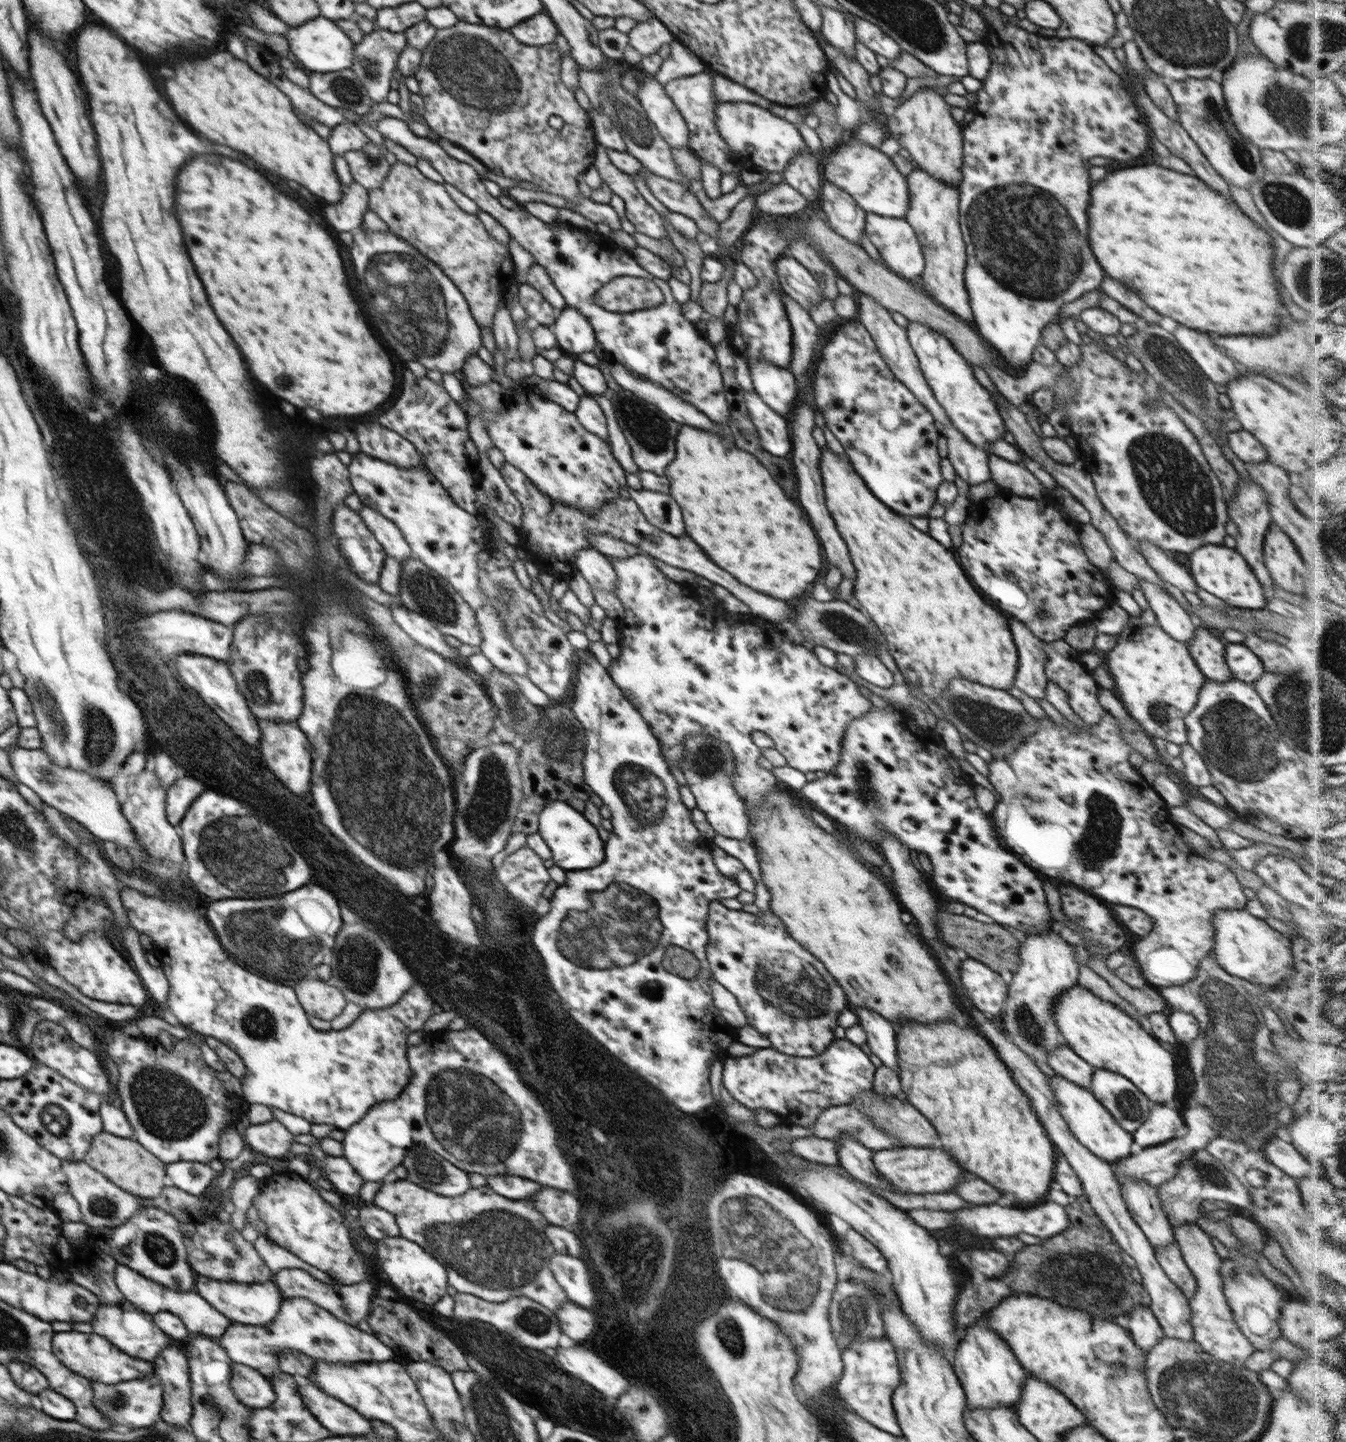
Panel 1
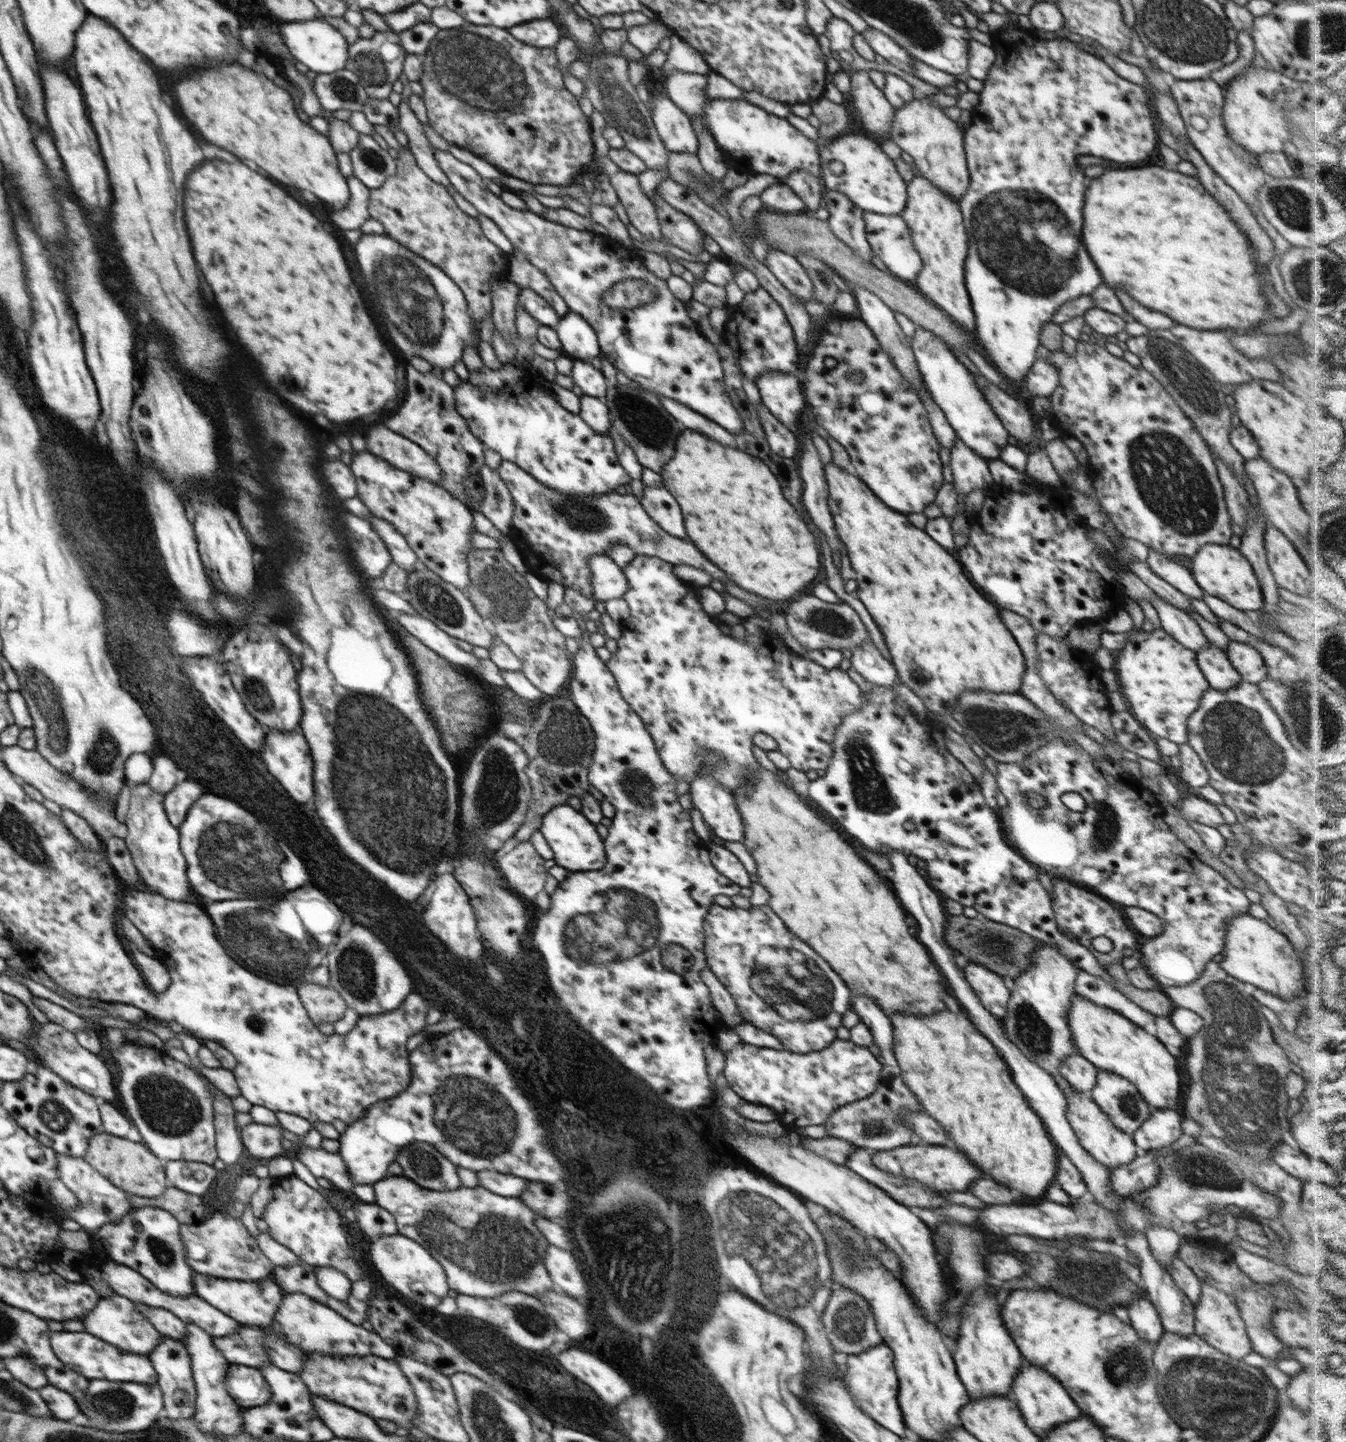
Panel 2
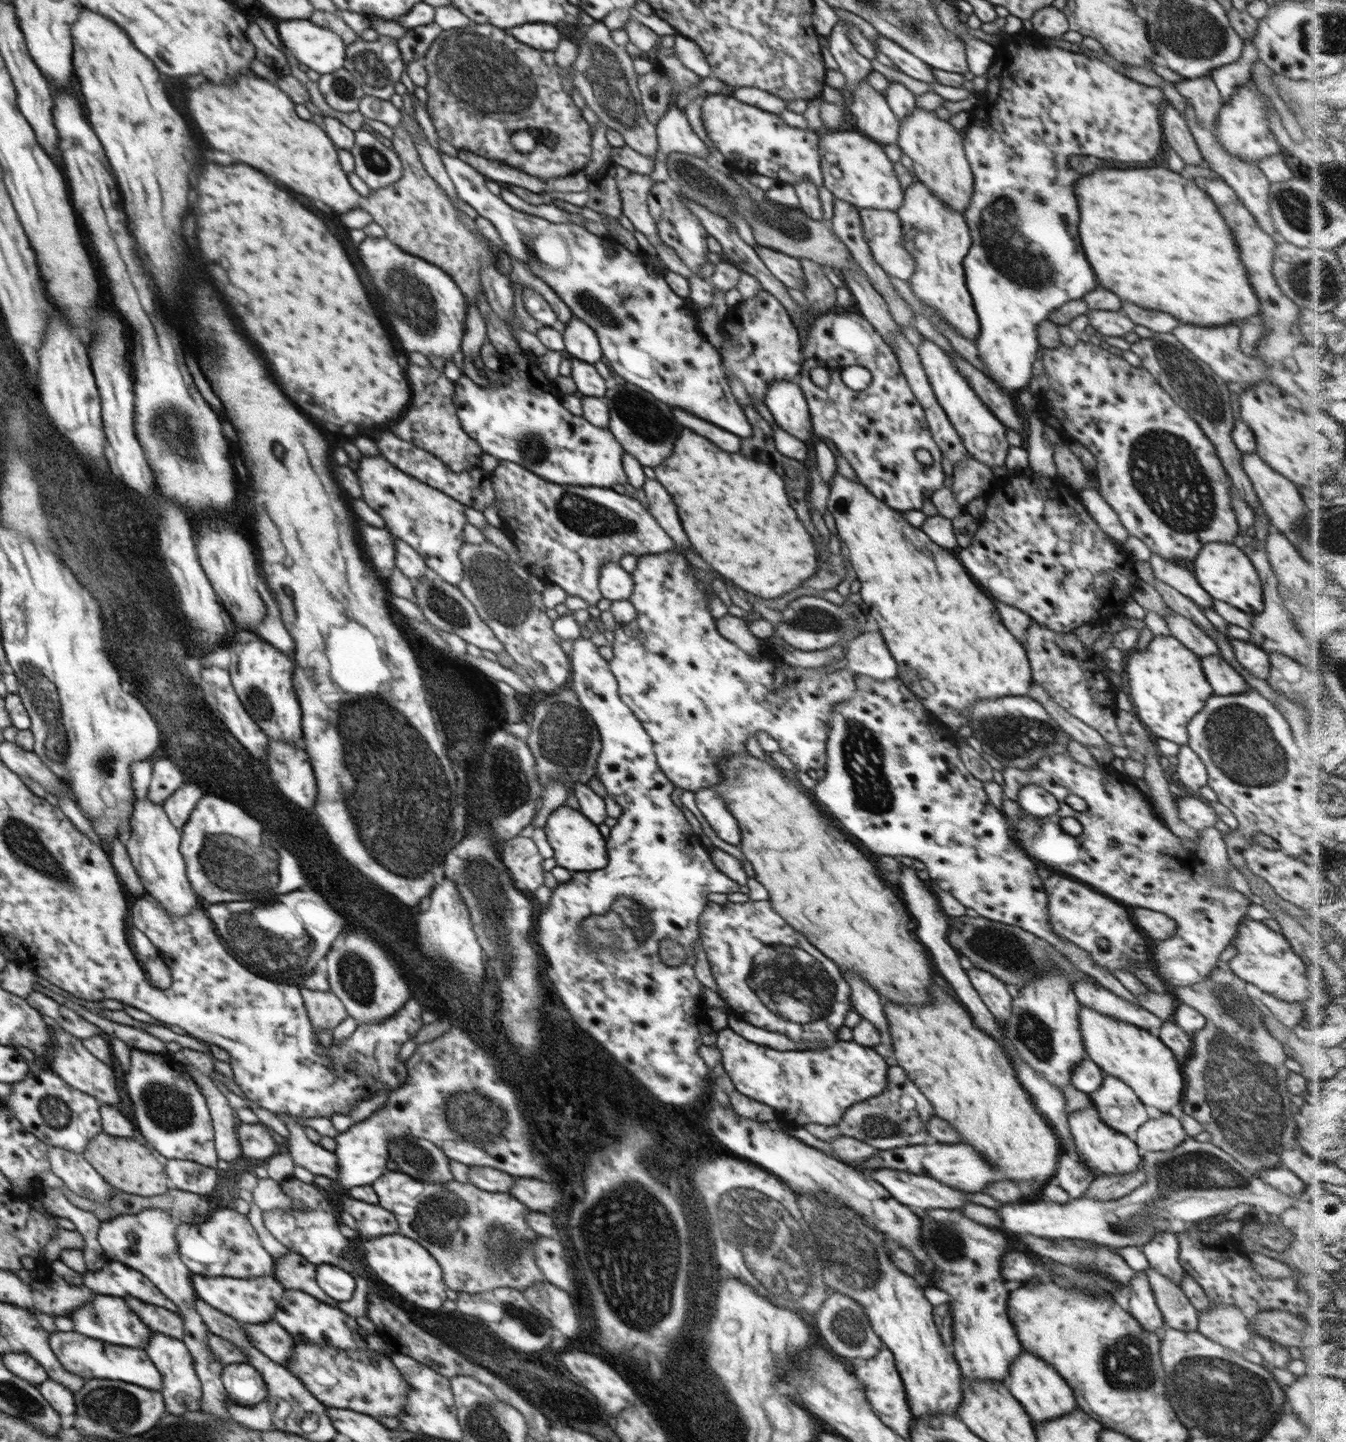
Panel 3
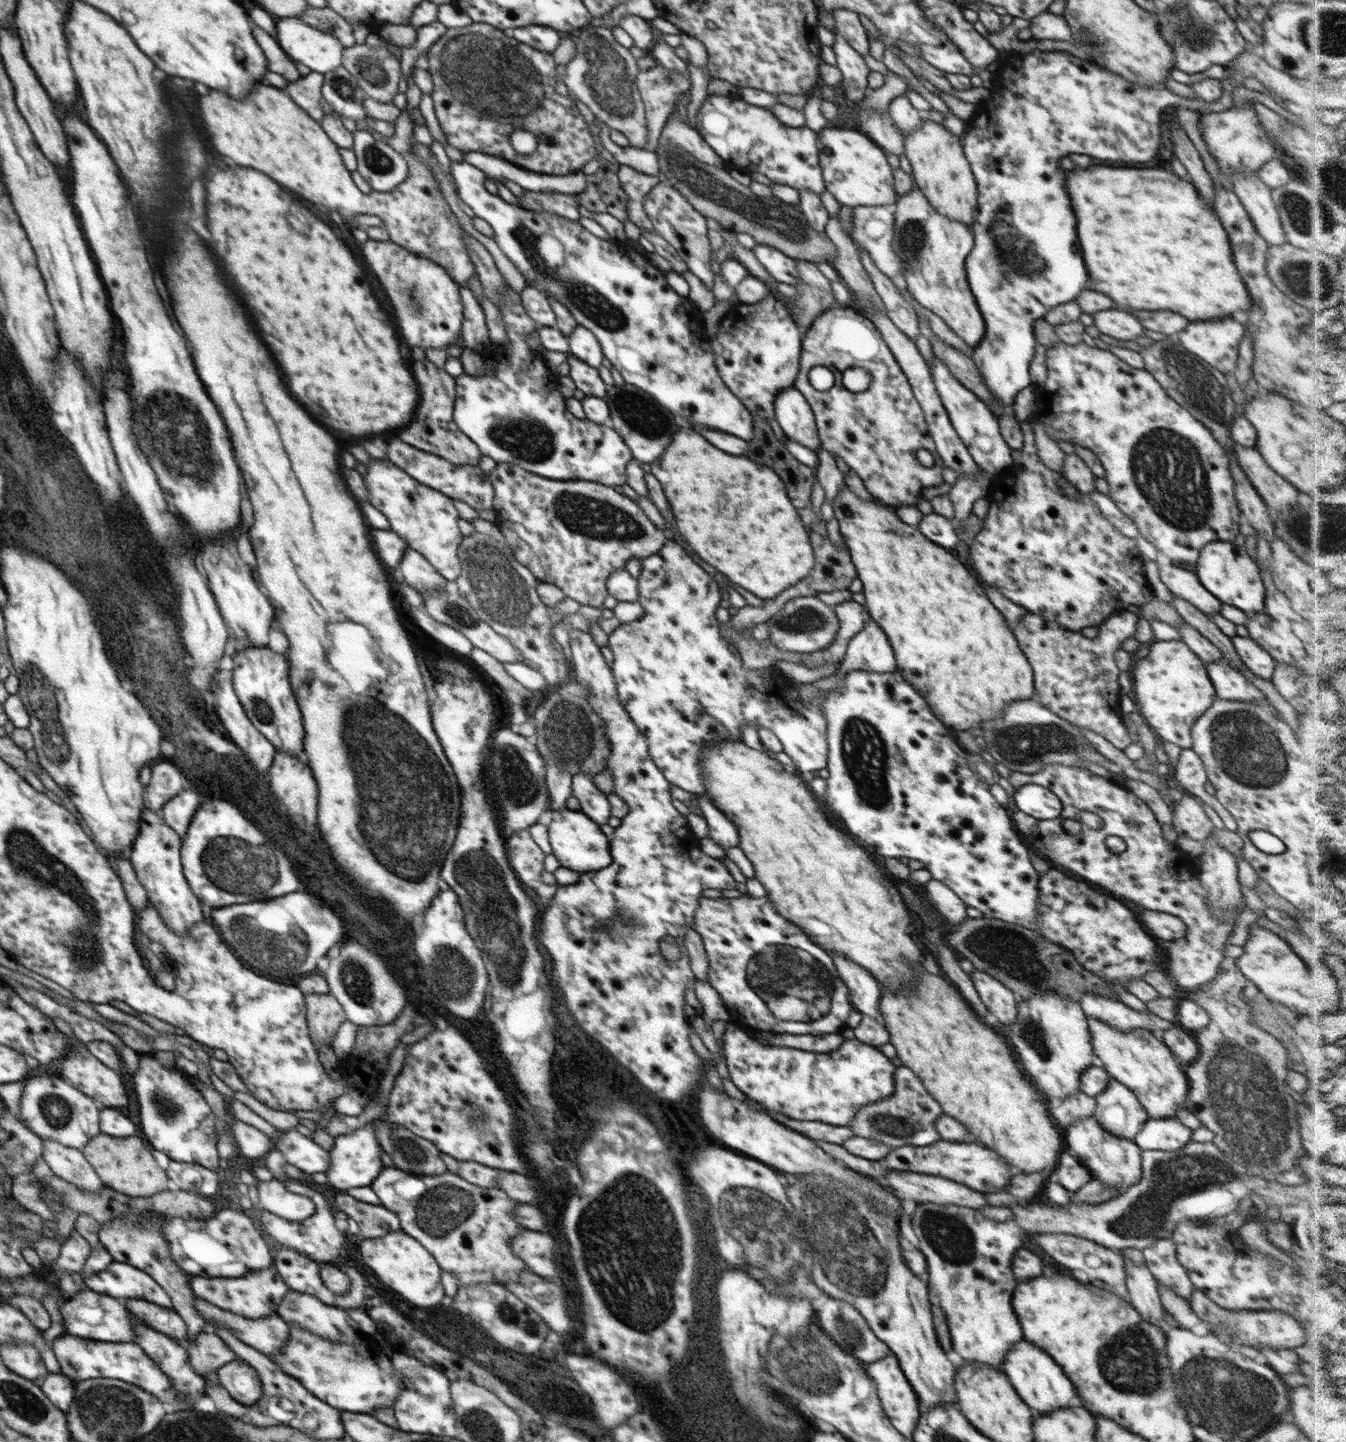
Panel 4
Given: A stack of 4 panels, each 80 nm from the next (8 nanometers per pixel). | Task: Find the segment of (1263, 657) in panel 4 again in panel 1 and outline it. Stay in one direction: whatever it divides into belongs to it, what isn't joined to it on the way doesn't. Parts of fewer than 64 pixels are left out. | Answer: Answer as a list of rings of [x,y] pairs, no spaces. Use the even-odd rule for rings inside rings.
[[[1225,643],[1226,666],[1233,672],[1233,678],[1253,684],[1264,673],[1260,658],[1243,643]]]

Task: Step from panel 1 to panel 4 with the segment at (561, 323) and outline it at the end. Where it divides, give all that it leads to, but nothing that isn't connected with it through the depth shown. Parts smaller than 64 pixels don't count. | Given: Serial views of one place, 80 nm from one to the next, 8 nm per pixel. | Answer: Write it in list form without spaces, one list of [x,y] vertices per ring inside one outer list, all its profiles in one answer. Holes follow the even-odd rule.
[[[577,325],[574,332],[568,336],[569,353],[583,360],[592,368],[600,368],[604,355],[594,333],[583,326]]]

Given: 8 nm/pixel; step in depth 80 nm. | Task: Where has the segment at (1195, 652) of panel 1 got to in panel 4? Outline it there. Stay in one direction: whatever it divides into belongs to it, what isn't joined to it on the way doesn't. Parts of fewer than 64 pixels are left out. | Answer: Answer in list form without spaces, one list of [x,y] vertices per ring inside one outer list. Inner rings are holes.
[[[1222,658],[1220,662],[1208,664],[1208,676],[1214,684],[1218,699],[1239,700],[1254,704],[1269,703],[1266,696],[1238,669],[1230,668],[1225,658]]]

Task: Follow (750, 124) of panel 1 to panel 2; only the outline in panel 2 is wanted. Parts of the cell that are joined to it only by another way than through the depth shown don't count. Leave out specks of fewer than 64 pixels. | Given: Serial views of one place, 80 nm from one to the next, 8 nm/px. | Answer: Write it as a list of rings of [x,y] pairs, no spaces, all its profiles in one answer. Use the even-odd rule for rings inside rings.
[[[710,99],[705,104],[707,128],[713,139],[730,158],[738,158],[748,170],[776,178],[788,177],[794,171],[806,171],[821,177],[820,147],[800,133],[790,122],[768,114],[762,108],[742,100]]]

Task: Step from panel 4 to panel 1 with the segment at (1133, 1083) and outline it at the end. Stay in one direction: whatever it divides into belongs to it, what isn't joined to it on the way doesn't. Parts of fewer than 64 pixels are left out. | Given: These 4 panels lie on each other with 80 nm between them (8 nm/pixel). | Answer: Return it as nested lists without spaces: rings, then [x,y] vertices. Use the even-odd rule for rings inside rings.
[[[1076,984],[1056,998],[1052,1016],[1066,1045],[1087,1064],[1126,1077],[1153,1105],[1174,1102],[1178,1076],[1172,1054],[1122,1009]]]

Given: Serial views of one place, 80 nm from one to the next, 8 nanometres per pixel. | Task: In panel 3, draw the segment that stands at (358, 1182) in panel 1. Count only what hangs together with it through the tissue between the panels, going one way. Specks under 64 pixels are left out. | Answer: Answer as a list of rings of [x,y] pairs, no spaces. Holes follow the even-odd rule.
[[[292,1116],[284,1118],[284,1123],[290,1131],[290,1136],[286,1142],[288,1146],[285,1144],[282,1150],[292,1157],[295,1166],[303,1166],[314,1175],[337,1180],[339,1166],[336,1155],[318,1143],[310,1142],[304,1125],[293,1121]]]

